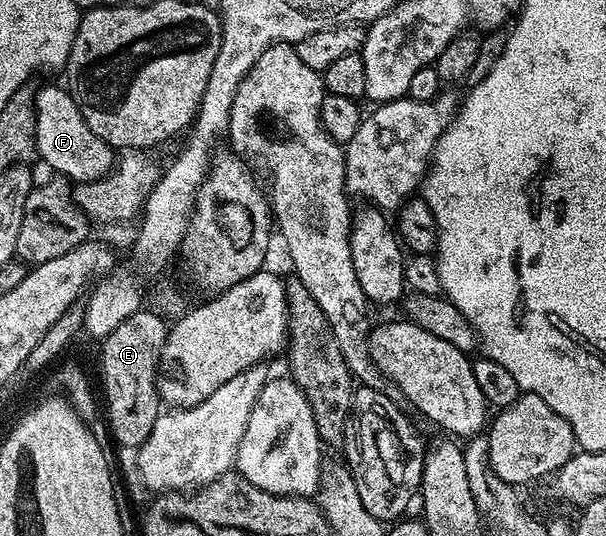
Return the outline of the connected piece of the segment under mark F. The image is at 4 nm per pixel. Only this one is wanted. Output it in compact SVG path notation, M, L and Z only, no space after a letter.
M65 86L38 87L34 97L36 115L36 133L34 149L39 160L43 159L54 173L65 176L75 184L91 183L102 179L114 168L116 162L115 148L107 145L92 129L80 113L74 98Z

